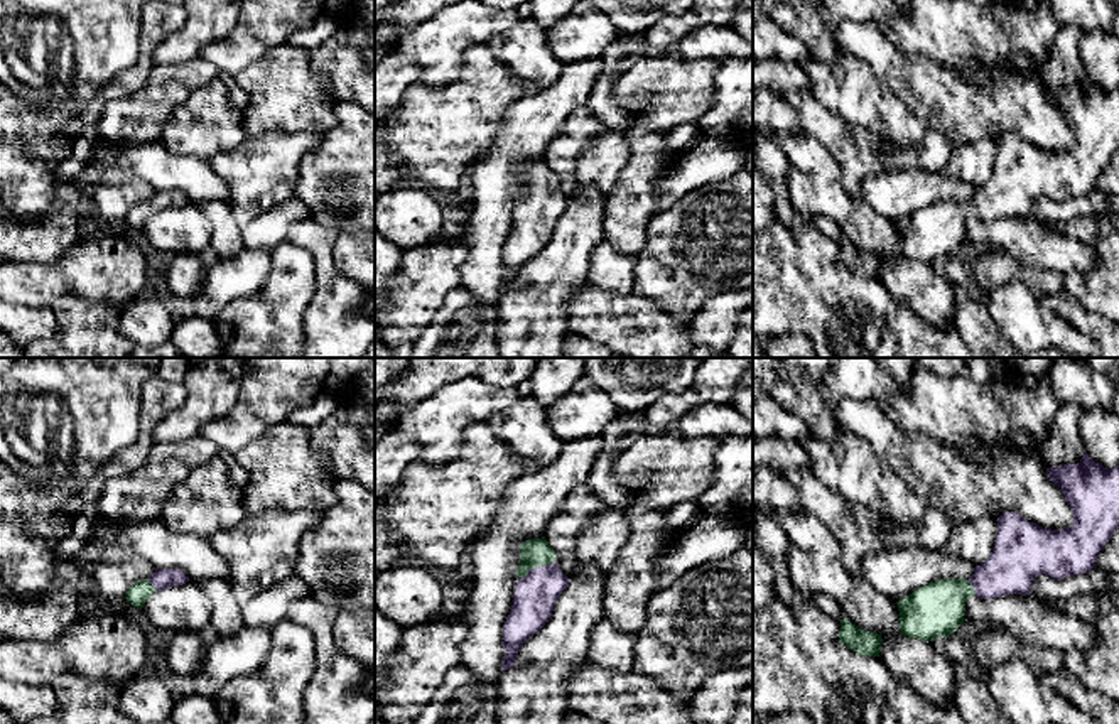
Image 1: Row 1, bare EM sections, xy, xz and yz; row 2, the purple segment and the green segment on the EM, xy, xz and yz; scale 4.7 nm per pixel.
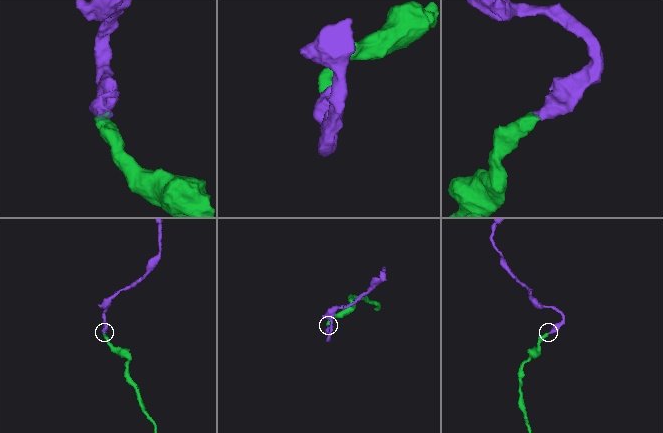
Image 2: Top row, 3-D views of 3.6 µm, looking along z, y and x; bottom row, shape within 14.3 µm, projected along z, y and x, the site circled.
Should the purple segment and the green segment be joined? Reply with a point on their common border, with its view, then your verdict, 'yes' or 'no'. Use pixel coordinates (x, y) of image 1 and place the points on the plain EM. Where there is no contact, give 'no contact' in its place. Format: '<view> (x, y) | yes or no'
xz (535, 189) | yes

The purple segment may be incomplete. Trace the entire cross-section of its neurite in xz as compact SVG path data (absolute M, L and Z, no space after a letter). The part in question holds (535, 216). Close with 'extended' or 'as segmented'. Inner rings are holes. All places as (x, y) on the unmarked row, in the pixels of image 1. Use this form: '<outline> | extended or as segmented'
M545 159L527 162L520 169L513 226L503 246L506 272L501 285L503 294L516 287L520 268L545 248L557 221L569 208L569 199L555 181L557 176Z | extended

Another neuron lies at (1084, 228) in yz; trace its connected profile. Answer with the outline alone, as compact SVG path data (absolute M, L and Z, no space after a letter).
M1084 214L1078 218L1073 218L1072 221L1065 223L1041 223L1048 226L1050 230L1065 235L1068 238L1075 238L1082 243L1094 243L1099 235L1099 214Z

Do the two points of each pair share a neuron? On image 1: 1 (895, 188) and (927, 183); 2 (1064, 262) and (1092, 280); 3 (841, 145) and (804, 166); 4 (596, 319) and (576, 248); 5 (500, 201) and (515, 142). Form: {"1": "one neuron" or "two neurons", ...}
{"1": "one neuron", "2": "two neurons", "3": "two neurons", "4": "two neurons", "5": "one neuron"}

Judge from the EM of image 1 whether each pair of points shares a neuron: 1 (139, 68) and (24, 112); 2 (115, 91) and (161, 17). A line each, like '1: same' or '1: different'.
1: different
2: same

